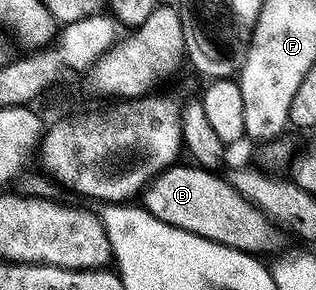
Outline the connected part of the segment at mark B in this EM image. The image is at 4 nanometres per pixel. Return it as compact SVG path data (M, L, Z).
M192 163L184 164L173 165L148 184L142 194L142 205L150 215L162 219L162 223L170 227L190 231L243 253L265 255L279 247L280 229L277 222L247 201L227 179L219 177L219 172L201 169Z

